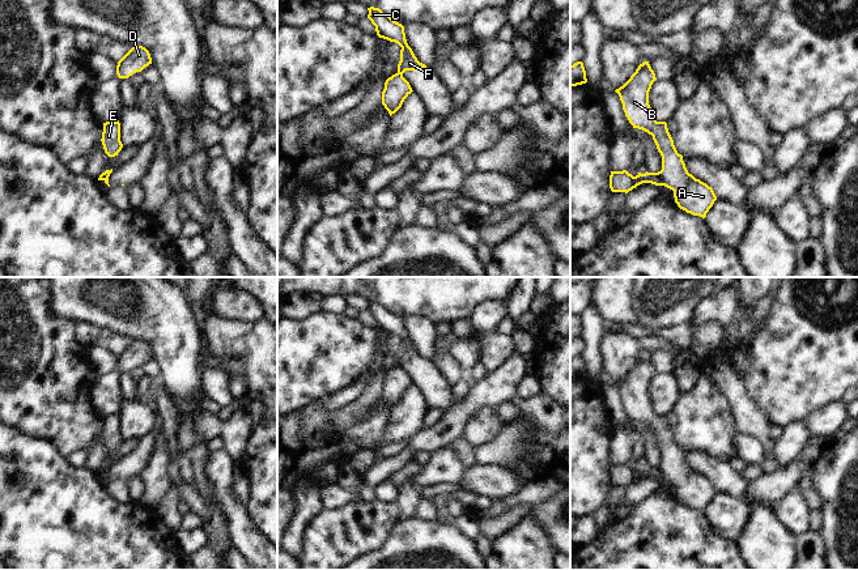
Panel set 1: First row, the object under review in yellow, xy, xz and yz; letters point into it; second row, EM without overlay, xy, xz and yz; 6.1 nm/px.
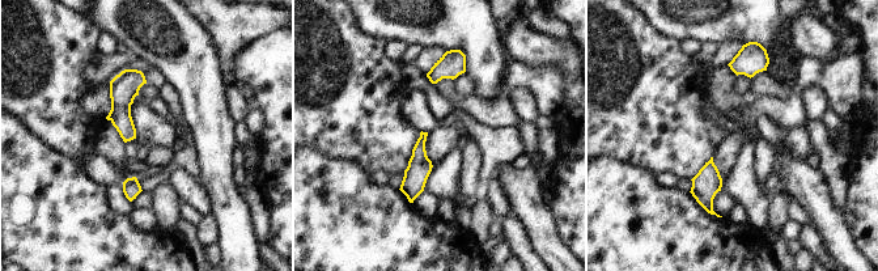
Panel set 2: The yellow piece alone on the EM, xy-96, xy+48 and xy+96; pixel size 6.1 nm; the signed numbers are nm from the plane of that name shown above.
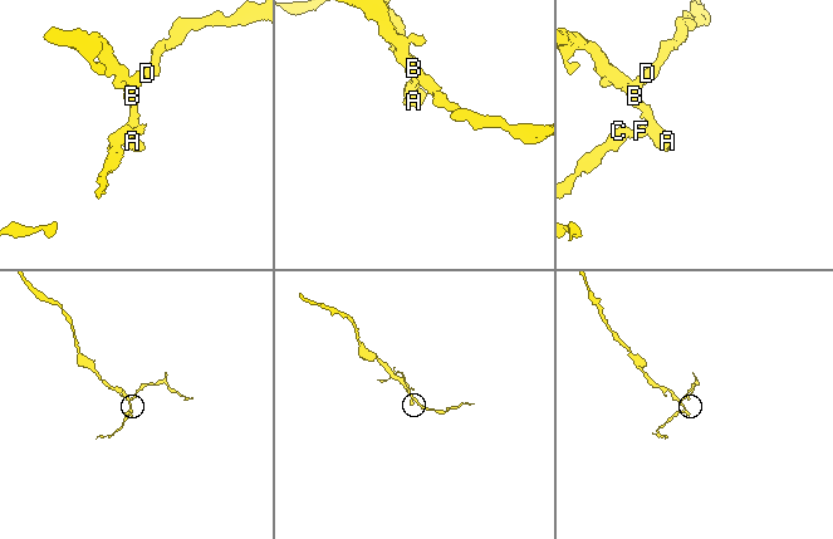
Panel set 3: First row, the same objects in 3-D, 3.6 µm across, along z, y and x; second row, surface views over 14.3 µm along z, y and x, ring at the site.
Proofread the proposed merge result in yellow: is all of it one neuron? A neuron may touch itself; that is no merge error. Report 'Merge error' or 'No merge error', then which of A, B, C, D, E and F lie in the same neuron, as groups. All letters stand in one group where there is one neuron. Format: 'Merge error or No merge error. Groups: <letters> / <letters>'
Merge error. Groups: A B D E / C F

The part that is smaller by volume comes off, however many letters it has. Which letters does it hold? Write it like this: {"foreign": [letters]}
{"foreign": ["C", "F"]}

